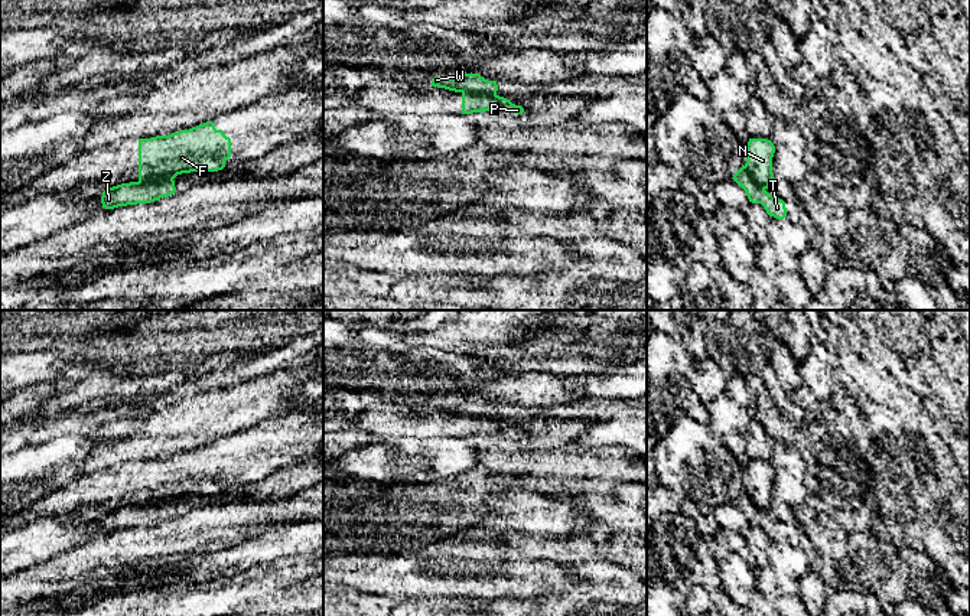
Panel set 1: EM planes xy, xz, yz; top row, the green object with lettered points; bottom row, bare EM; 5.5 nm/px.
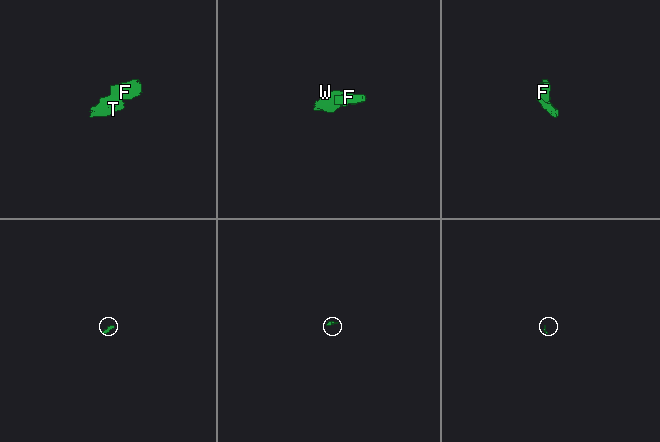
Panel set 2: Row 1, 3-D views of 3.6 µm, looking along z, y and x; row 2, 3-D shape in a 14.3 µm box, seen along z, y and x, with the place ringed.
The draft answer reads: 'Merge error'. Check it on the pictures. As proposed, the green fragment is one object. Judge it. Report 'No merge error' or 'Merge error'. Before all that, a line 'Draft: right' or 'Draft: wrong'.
Draft: right
Merge error

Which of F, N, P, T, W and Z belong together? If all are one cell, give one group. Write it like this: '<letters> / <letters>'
F N P / T W Z

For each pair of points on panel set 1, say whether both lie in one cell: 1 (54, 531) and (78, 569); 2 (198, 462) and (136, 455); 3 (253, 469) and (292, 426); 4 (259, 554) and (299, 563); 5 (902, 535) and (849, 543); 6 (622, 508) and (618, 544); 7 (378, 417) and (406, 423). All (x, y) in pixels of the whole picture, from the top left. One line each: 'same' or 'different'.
1: same
2: same
3: same
4: different
5: different
6: different
7: same

